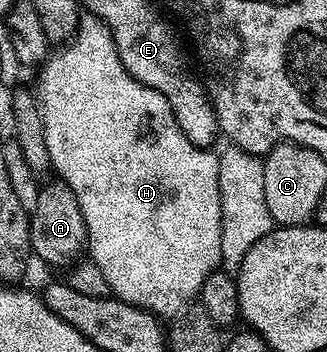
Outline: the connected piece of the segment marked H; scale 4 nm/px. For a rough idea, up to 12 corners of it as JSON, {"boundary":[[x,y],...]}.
{"boundary":[[79,18],[44,140],[113,298],[219,270],[218,155]]}

